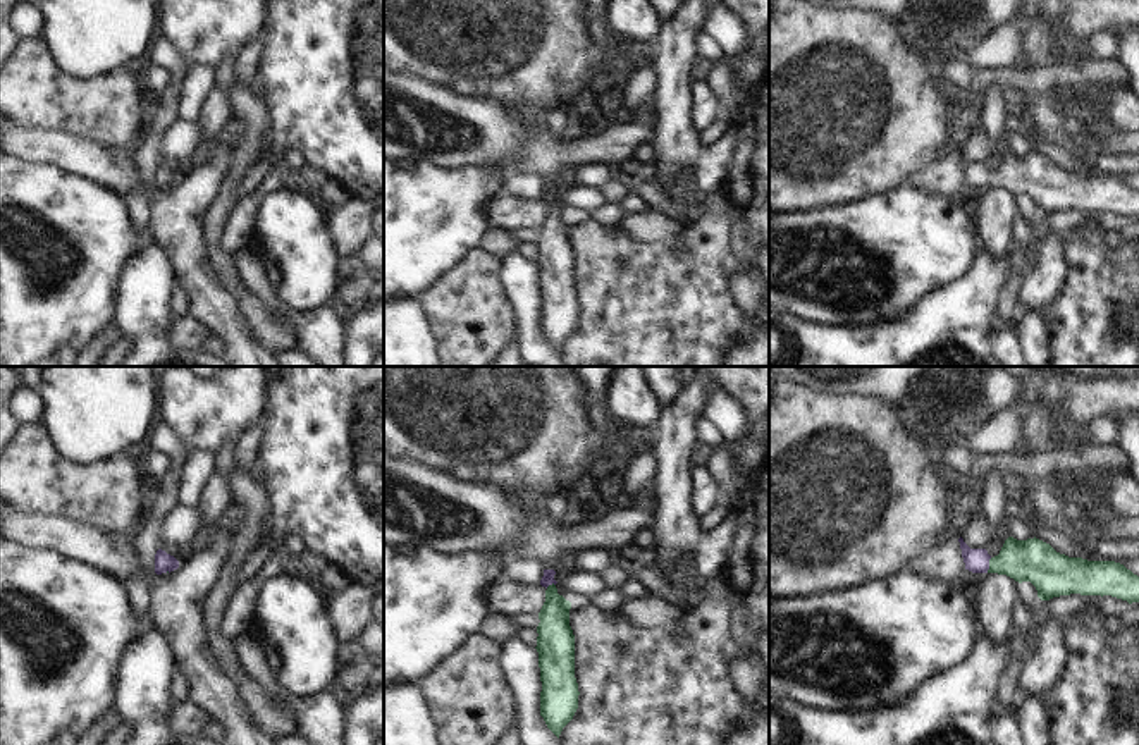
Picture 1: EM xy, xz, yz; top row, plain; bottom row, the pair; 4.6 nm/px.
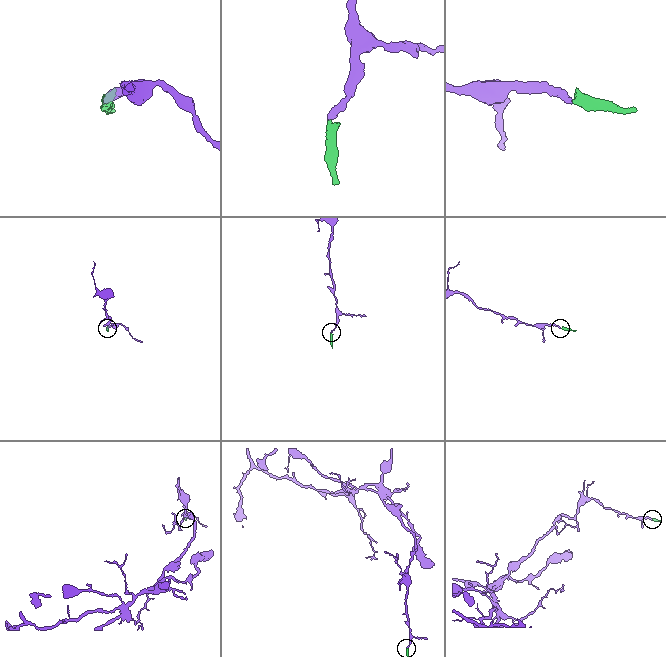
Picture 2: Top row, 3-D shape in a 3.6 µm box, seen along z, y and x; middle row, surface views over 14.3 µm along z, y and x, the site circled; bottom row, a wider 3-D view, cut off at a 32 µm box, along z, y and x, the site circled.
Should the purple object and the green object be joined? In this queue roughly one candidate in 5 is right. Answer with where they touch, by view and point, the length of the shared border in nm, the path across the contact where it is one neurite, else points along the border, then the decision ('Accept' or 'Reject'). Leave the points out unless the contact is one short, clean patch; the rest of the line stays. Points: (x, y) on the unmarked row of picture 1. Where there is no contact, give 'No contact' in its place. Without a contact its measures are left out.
Touches purple at yz (988, 179). Shared border 80 nm. Path across: yz (976, 174), (988, 179), (1033, 174). Accept

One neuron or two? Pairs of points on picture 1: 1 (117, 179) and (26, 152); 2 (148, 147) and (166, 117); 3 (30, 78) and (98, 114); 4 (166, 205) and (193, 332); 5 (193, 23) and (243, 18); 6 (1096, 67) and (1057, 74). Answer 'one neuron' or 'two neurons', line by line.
1: one neuron
2: one neuron
3: one neuron
4: two neurons
5: one neuron
6: one neuron

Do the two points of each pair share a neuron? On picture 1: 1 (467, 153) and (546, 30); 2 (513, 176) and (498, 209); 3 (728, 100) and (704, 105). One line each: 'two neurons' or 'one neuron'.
1: two neurons
2: two neurons
3: two neurons

